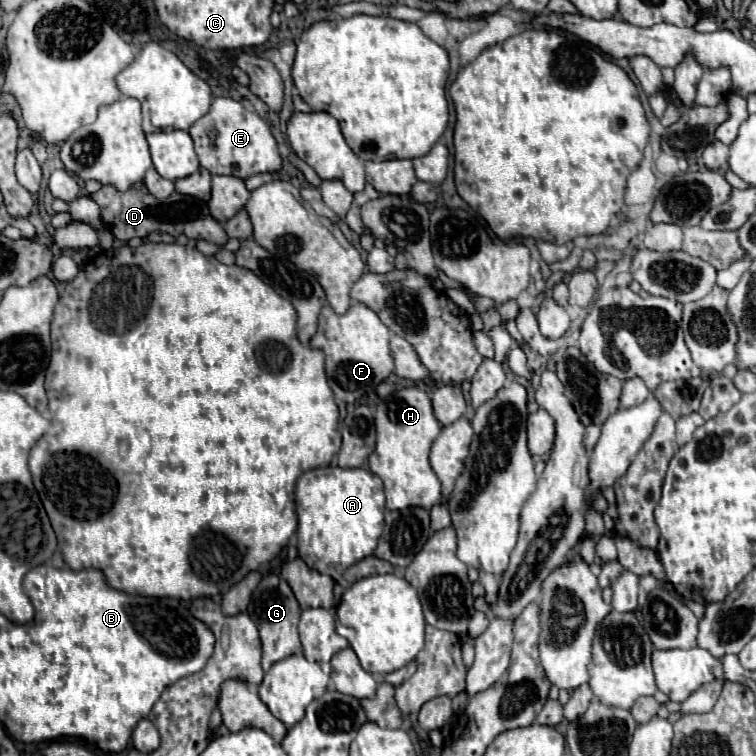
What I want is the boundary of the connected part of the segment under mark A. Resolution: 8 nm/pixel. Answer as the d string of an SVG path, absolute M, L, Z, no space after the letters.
M327 466L327 468L315 468L299 476L295 486L295 504L297 504L297 550L301 560L321 572L329 574L331 578L339 580L341 574L355 562L371 556L377 548L377 540L383 532L383 510L385 510L385 496L383 496L383 482L379 476L375 476L367 468L339 468L339 466Z

